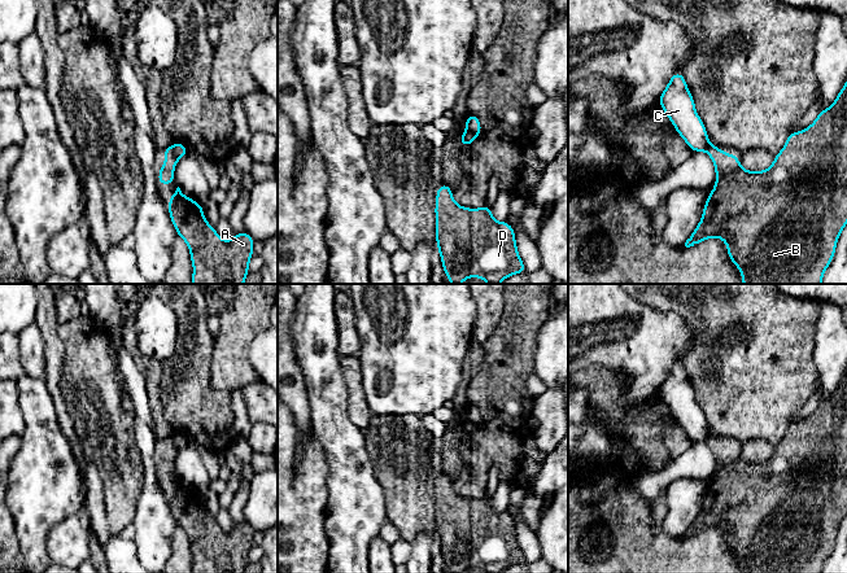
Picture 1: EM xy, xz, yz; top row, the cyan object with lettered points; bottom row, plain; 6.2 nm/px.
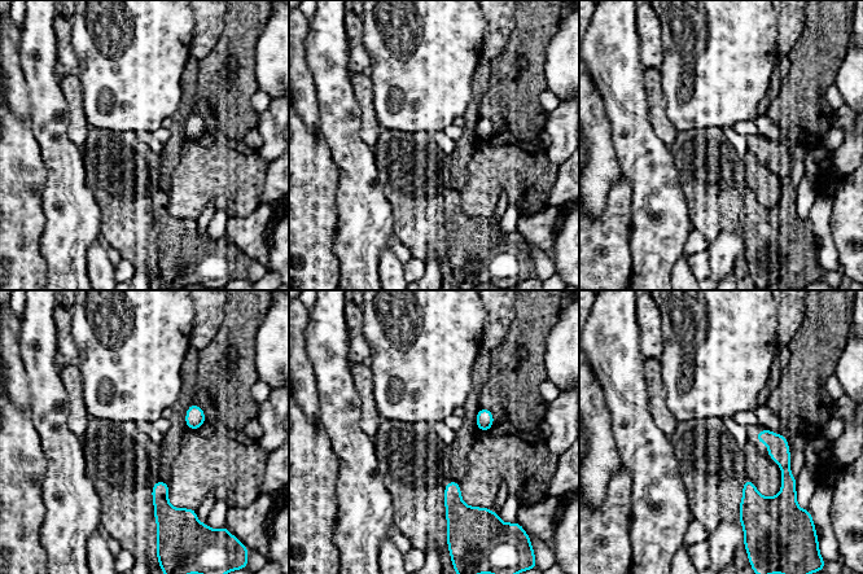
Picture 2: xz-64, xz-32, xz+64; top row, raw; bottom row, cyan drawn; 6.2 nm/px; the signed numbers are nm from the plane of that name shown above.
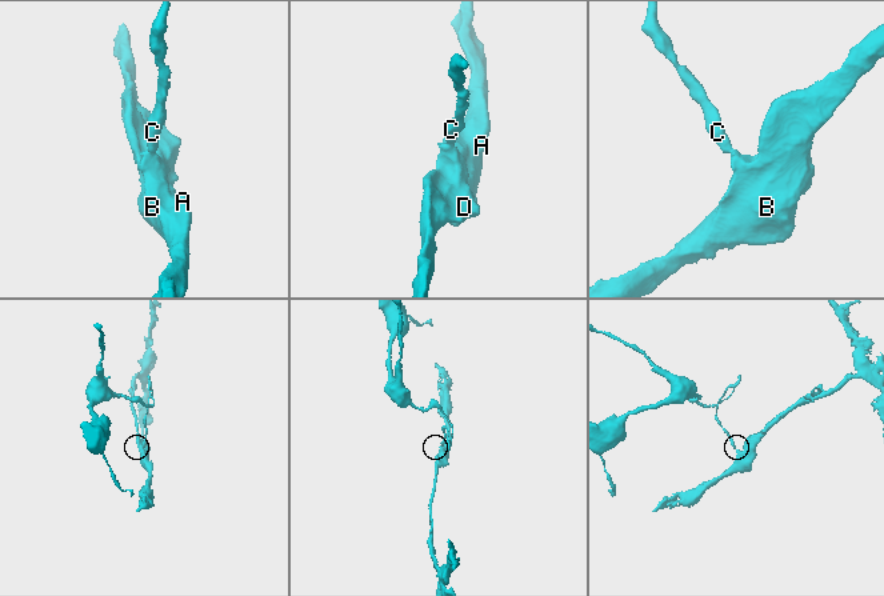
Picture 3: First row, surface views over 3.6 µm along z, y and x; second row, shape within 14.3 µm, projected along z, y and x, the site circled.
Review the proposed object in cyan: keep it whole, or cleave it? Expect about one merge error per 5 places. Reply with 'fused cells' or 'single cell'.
fused cells

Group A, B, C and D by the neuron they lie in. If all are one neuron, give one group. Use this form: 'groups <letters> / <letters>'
groups A B D / C

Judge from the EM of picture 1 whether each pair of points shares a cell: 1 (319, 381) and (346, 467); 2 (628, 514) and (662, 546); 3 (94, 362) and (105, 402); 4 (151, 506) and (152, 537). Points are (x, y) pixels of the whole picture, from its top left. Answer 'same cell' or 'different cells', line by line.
1: same cell
2: same cell
3: same cell
4: same cell

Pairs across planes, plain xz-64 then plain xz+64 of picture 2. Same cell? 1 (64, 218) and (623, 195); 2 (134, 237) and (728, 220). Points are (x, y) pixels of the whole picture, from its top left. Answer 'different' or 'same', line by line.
1: different
2: same

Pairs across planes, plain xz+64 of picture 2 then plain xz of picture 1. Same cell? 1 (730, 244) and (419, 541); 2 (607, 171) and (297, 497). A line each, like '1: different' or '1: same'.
1: same
2: different

